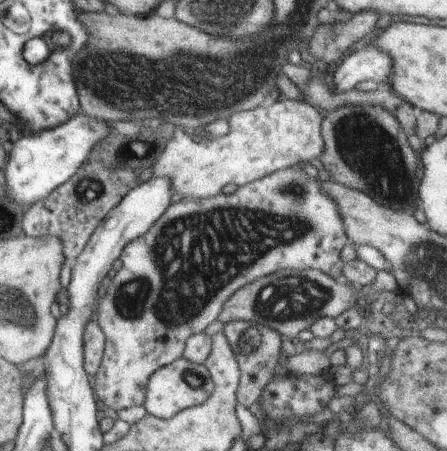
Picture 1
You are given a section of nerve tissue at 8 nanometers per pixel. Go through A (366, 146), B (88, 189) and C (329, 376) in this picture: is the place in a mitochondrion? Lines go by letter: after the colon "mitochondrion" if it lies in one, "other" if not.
A: mitochondrion
B: mitochondrion
C: other

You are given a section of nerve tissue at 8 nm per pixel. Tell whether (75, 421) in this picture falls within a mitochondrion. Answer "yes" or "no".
no

